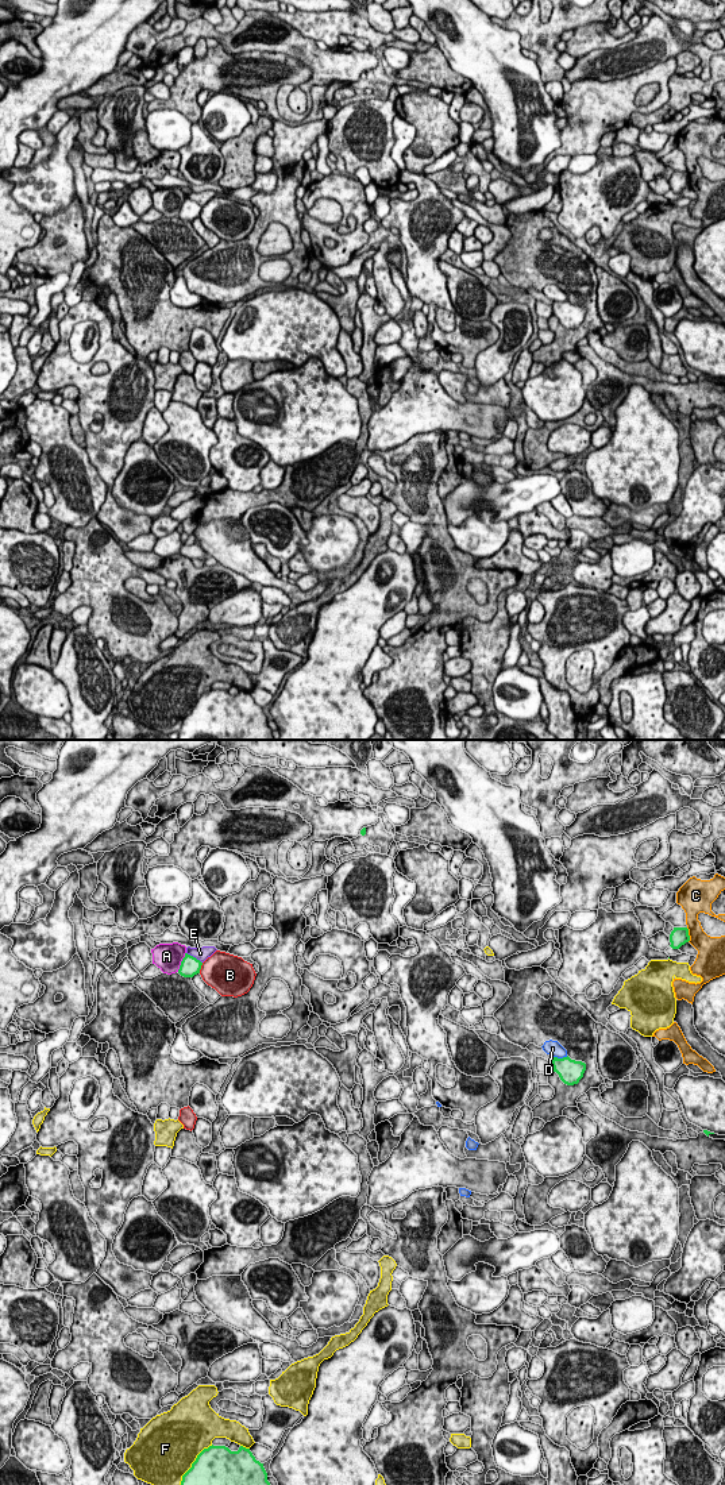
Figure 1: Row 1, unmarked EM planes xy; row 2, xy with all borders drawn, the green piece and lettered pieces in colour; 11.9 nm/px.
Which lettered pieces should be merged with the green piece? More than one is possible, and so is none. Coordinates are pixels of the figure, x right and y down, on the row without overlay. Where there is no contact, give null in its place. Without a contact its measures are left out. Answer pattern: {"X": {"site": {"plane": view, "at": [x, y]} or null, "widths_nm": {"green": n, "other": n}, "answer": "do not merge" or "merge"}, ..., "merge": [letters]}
{"A": {"site": {"plane": "xy", "at": [181, 205]}, "widths_nm": {"green": 240, "other": 320}, "answer": "do not merge"}, "B": {"site": {"plane": "xy", "at": [200, 212]}, "widths_nm": {"green": 240, "other": 440}, "answer": "do not merge"}, "C": {"site": {"plane": "xy", "at": [687, 178]}, "widths_nm": {"green": 220, "other": 240}, "answer": "do not merge"}, "D": {"site": {"plane": "xy", "at": [560, 303]}, "widths_nm": {"green": 280, "other": 190}, "answer": "do not merge"}, "E": {"site": {"plane": "xy", "at": [195, 201]}, "widths_nm": {"green": 240, "other": 160}, "answer": "do not merge"}, "F": {"site": {"plane": "xy", "at": [192, 709]}, "widths_nm": {"green": 500, "other": 480}, "answer": "do not merge"}, "merge": []}

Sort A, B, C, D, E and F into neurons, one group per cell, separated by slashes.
A / B / C / D / E / F

